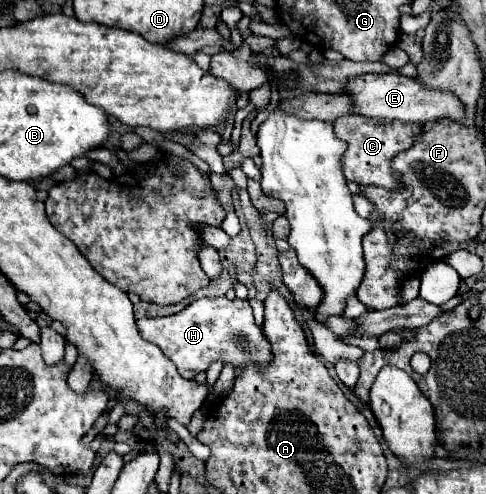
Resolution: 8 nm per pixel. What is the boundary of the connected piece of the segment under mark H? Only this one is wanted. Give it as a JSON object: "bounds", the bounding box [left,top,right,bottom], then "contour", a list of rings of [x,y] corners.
{"bounds":[137,298,273,380],"contour":[[[199,298],[173,316],[141,318],[137,320],[139,332],[145,340],[157,344],[163,354],[177,366],[177,372],[193,380],[199,372],[207,372],[211,362],[223,362],[235,370],[245,370],[249,364],[267,368],[273,362],[271,344],[265,338],[261,326],[255,324],[249,300],[239,298]]]}

